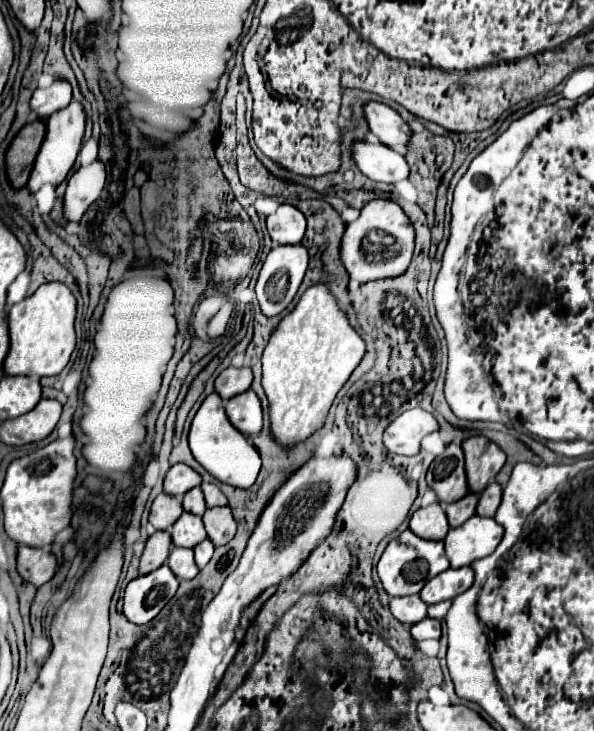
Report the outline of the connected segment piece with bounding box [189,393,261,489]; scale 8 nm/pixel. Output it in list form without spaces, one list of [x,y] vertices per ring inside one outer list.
[[[211,393],[201,403],[197,415],[193,417],[191,431],[189,431],[189,447],[193,457],[221,483],[233,485],[233,487],[245,487],[249,489],[253,481],[257,479],[257,473],[261,469],[261,457],[257,449],[247,441],[245,435],[241,435],[233,425],[229,423],[225,415],[223,401],[217,393]]]

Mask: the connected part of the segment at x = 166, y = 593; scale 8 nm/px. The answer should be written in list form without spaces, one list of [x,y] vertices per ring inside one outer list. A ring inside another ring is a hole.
[[[167,565],[129,581],[123,603],[125,617],[135,625],[149,623],[153,615],[159,615],[159,611],[169,603],[177,587],[179,581]]]

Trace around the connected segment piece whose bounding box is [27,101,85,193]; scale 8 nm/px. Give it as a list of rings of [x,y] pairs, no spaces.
[[[71,101],[69,107],[57,111],[53,117],[49,117],[45,125],[47,125],[45,141],[41,143],[41,149],[37,153],[37,161],[33,165],[33,171],[31,171],[31,177],[29,177],[29,183],[27,183],[29,193],[37,193],[47,183],[57,187],[67,177],[67,173],[71,171],[71,167],[75,163],[75,157],[79,153],[79,147],[81,147],[83,131],[85,131],[83,107],[77,101]]]

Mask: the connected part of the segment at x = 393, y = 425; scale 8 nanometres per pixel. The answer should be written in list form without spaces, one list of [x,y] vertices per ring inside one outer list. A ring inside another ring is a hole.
[[[409,409],[387,425],[383,433],[383,445],[391,453],[415,455],[419,453],[419,441],[437,429],[437,419],[431,413],[423,409]]]

